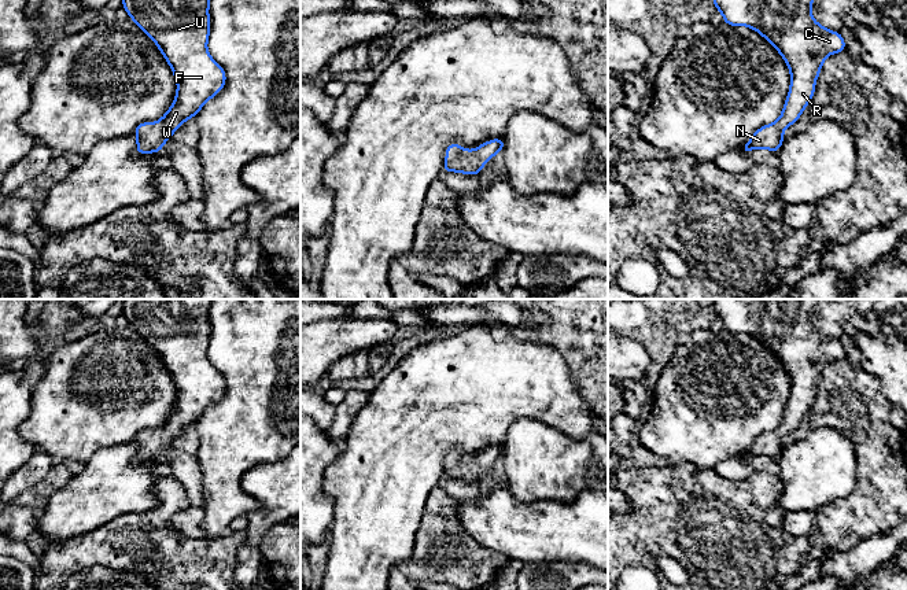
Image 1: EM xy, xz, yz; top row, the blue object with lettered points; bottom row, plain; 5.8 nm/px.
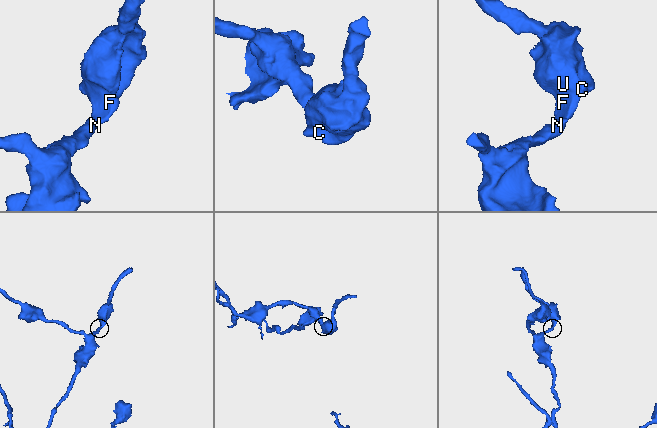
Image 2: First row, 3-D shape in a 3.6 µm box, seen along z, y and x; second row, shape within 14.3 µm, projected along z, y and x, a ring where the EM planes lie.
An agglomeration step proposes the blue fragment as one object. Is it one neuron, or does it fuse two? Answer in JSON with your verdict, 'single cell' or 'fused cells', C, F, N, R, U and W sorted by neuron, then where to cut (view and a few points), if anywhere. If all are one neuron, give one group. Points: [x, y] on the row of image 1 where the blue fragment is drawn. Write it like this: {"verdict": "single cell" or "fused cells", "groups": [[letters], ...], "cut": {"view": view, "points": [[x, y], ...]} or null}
{"verdict": "single cell", "groups": [["C", "F", "N", "R", "U", "W"]], "cut": null}

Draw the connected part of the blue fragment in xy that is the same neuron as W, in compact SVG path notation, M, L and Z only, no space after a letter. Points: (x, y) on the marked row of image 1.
M122 0L128 15L167 60L177 92L158 122L136 126L136 154L161 152L163 144L225 85L225 70L210 56L210 0Z

